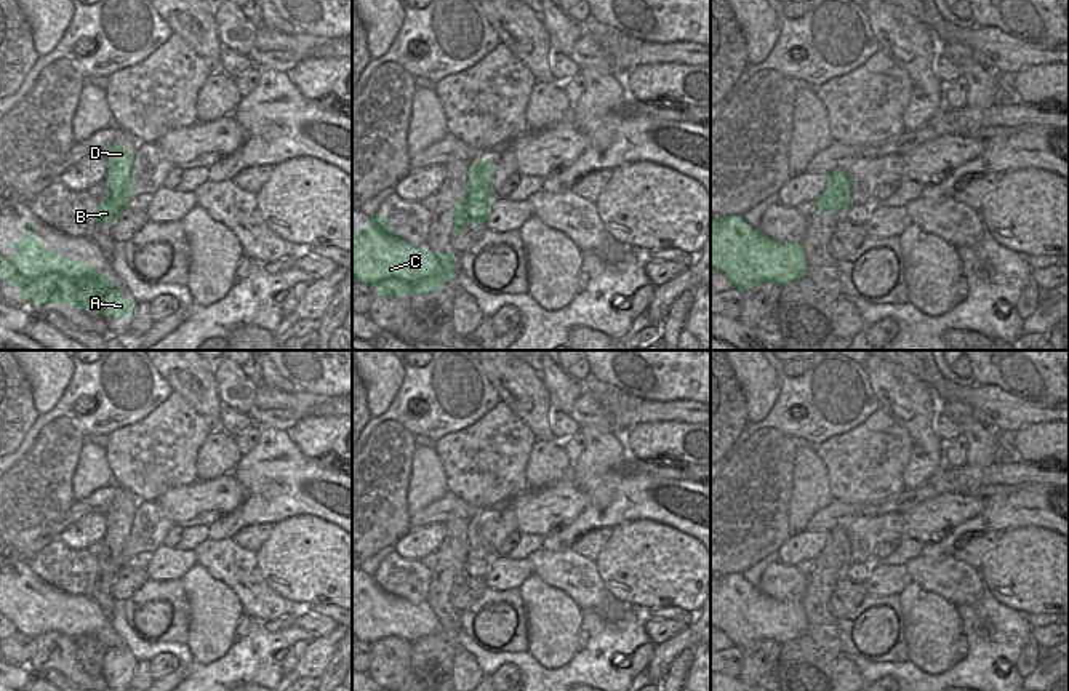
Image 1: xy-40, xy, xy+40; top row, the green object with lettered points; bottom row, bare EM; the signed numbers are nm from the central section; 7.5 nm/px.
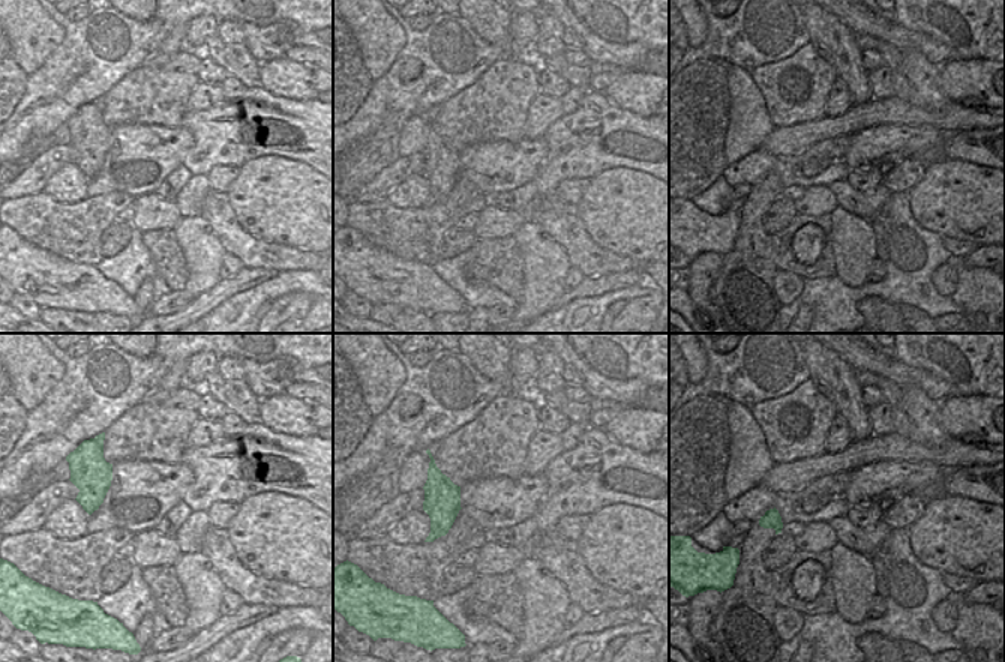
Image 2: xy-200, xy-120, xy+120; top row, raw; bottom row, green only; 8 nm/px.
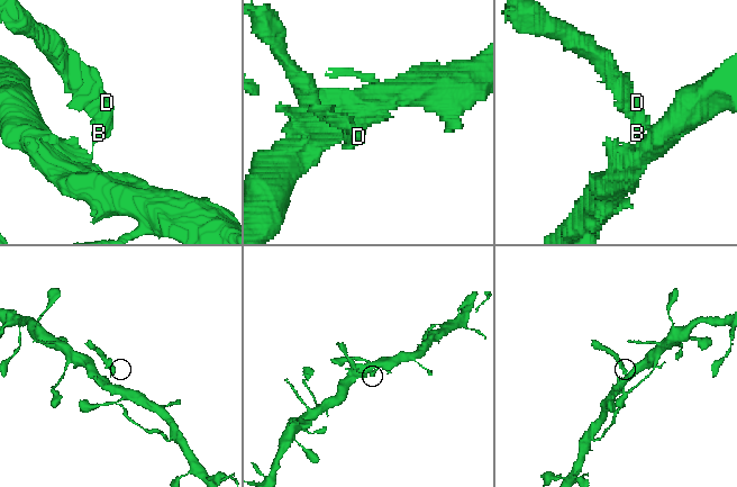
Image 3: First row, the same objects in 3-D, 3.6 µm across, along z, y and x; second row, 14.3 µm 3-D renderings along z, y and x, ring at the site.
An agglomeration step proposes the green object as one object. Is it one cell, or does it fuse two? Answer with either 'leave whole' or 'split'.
leave whole

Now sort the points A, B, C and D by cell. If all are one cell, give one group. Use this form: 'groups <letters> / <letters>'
groups A B C D

